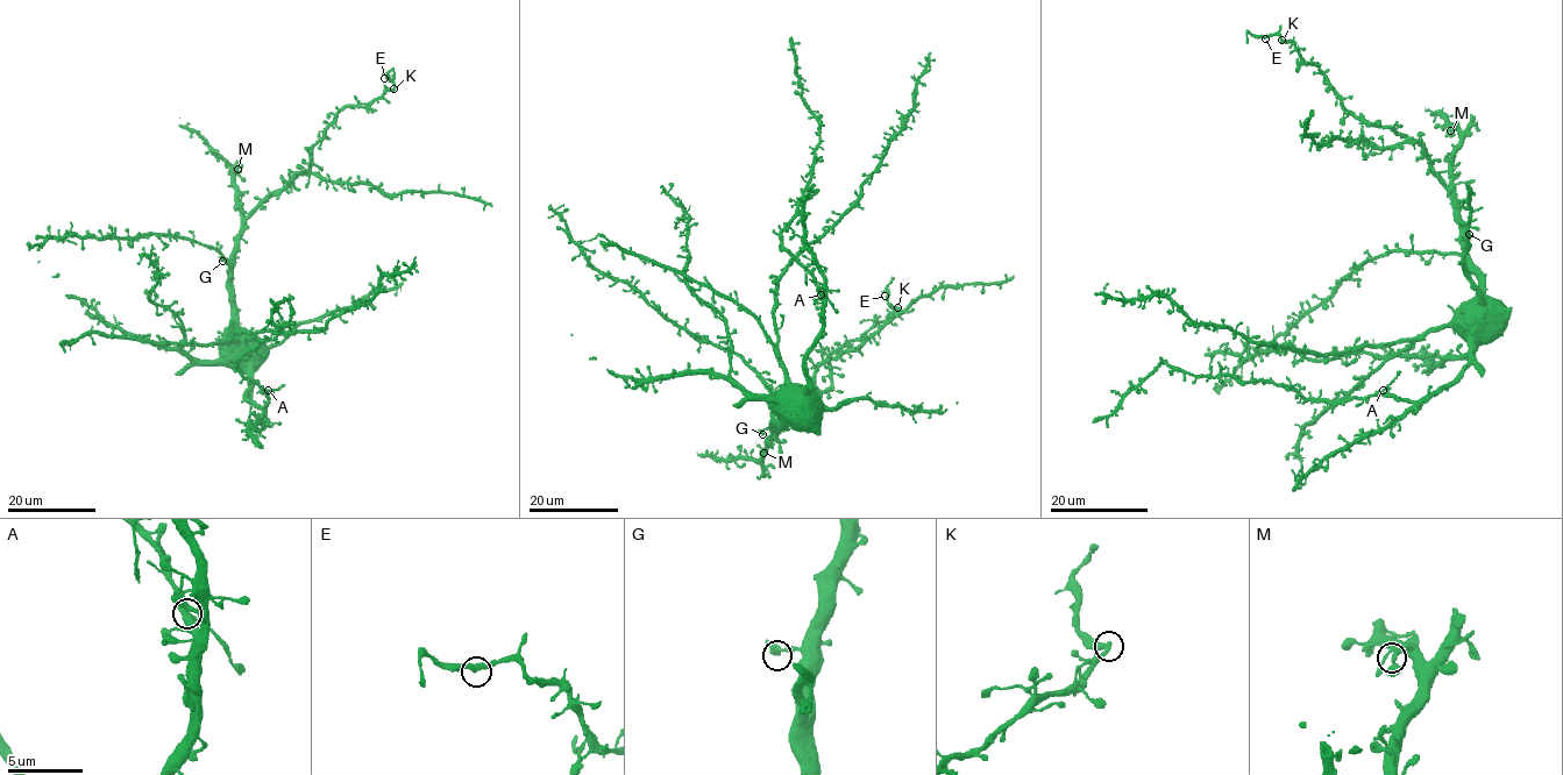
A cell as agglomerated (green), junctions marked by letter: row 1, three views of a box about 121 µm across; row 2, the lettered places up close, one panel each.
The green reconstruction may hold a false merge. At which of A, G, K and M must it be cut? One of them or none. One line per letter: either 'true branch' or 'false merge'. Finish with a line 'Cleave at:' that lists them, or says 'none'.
A: true branch
G: true branch
K: true branch
M: true branch
Cleave at: none

